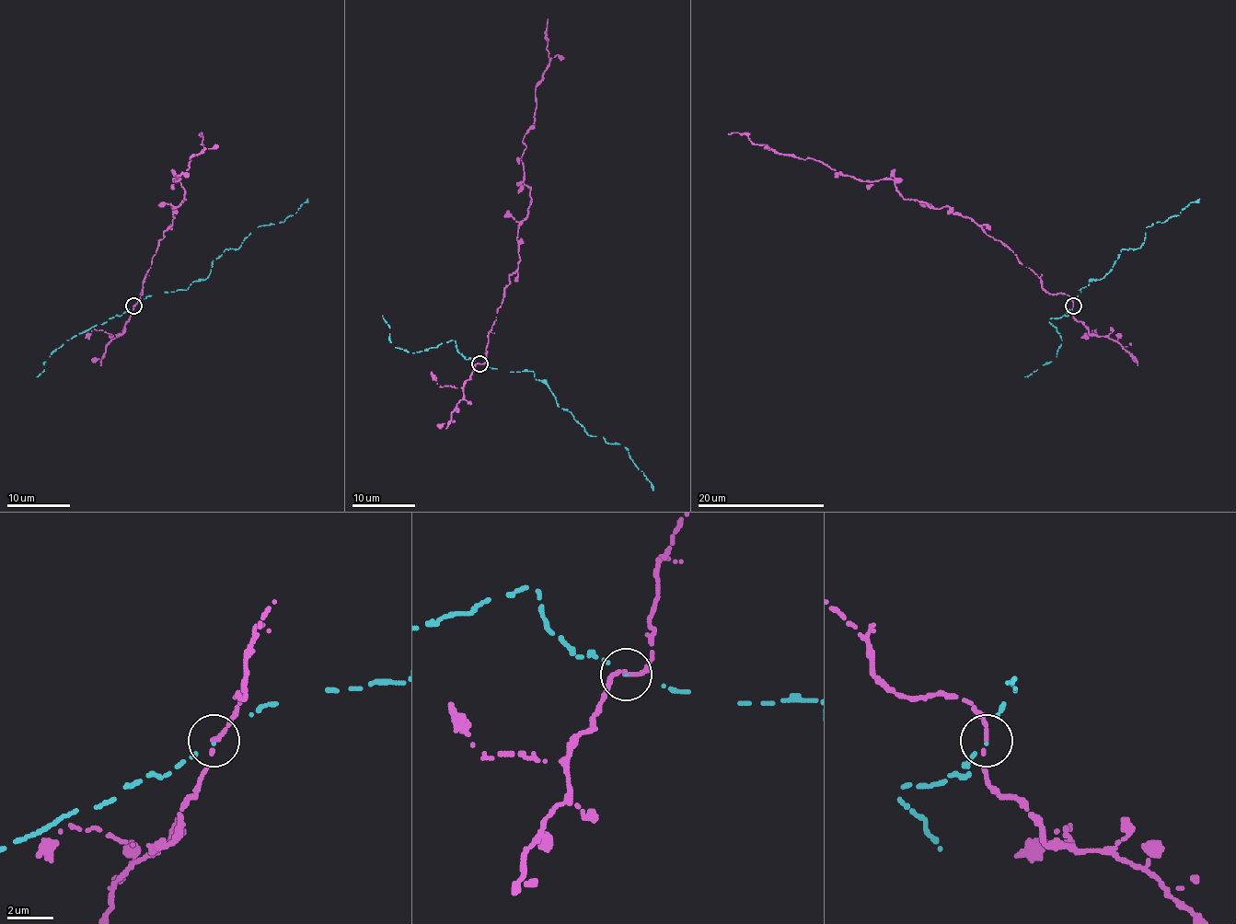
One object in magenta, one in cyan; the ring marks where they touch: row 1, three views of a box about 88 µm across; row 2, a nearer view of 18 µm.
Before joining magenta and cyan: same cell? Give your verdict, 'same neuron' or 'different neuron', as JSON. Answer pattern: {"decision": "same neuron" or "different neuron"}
{"decision": "different neuron"}

